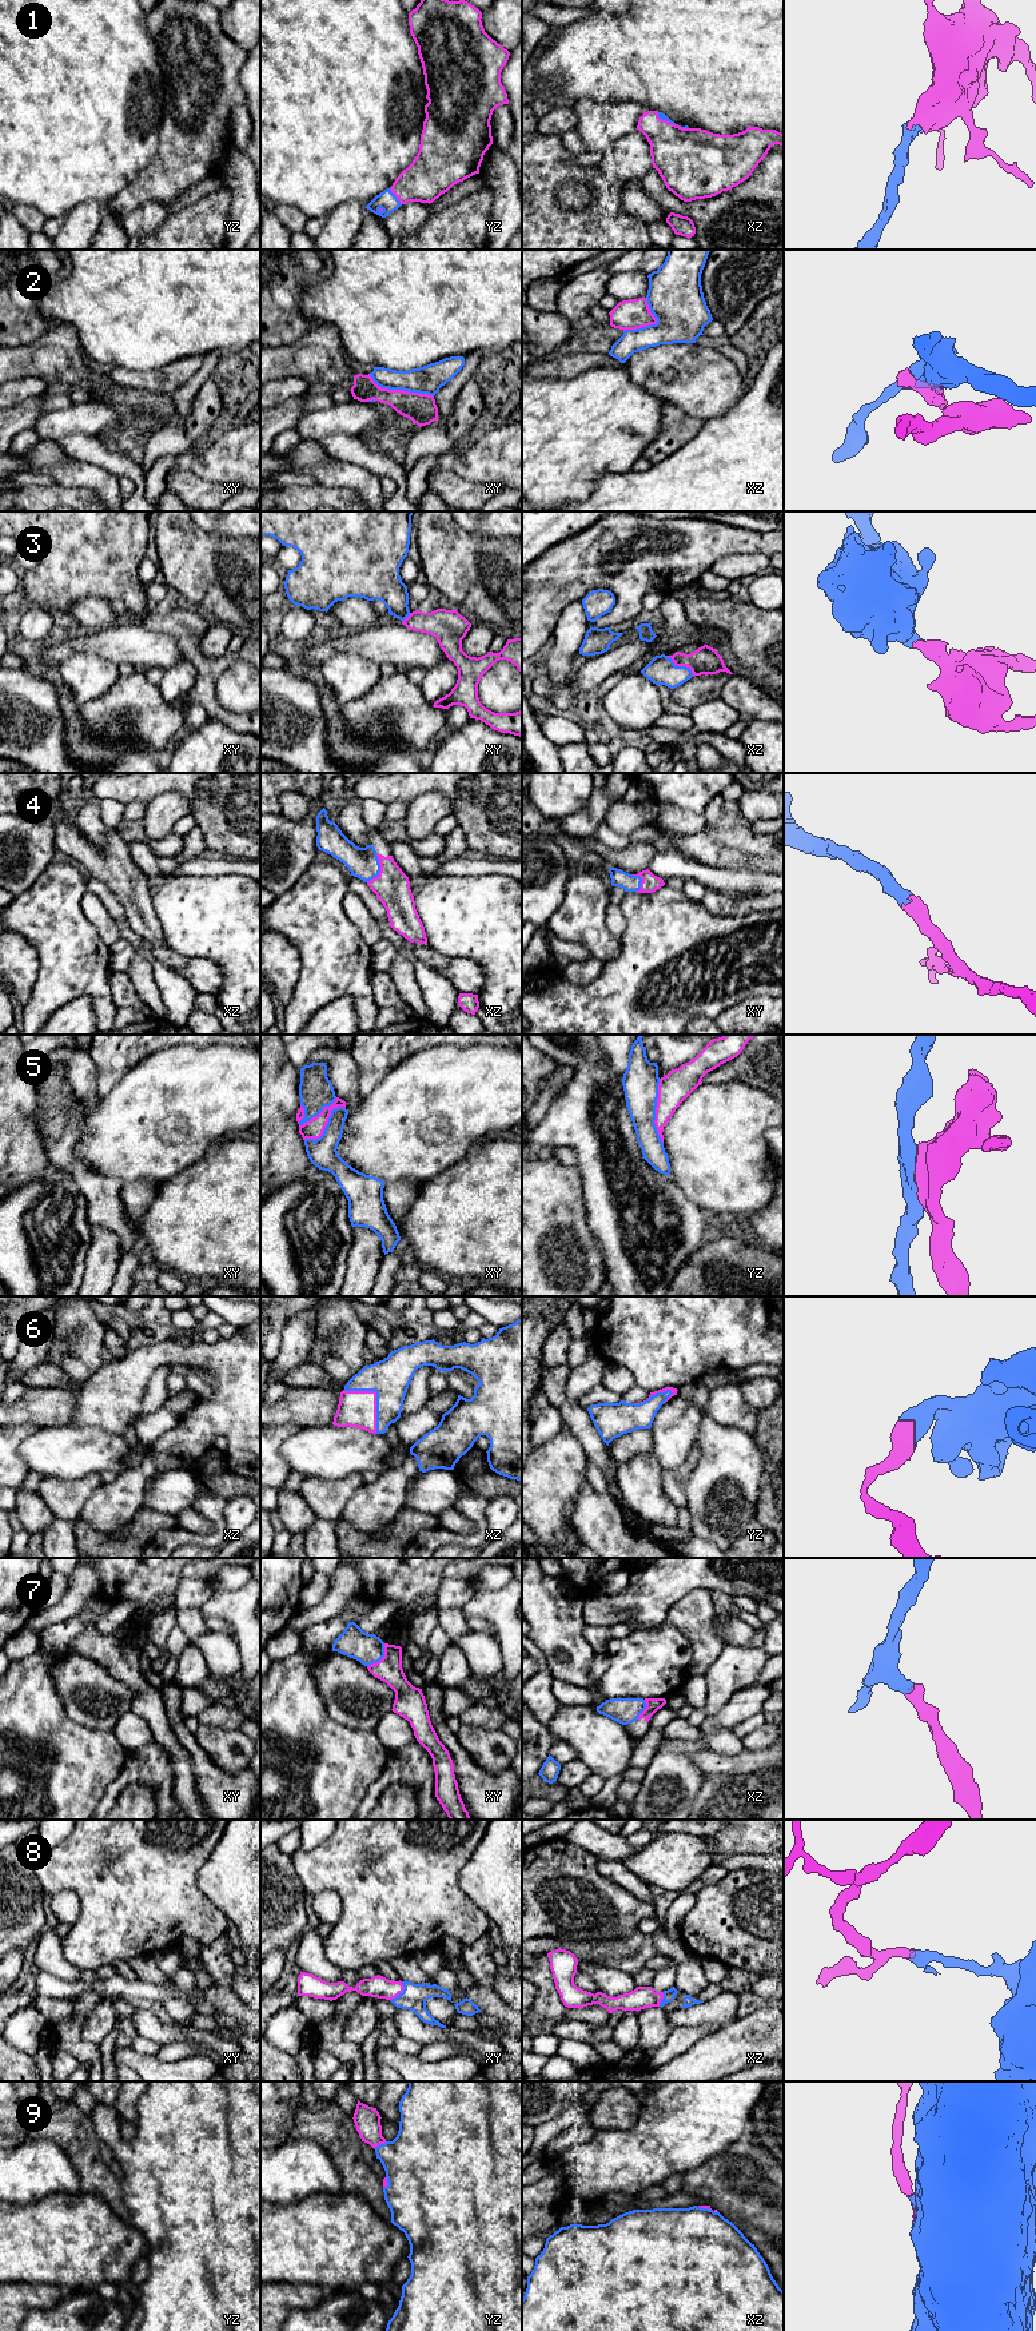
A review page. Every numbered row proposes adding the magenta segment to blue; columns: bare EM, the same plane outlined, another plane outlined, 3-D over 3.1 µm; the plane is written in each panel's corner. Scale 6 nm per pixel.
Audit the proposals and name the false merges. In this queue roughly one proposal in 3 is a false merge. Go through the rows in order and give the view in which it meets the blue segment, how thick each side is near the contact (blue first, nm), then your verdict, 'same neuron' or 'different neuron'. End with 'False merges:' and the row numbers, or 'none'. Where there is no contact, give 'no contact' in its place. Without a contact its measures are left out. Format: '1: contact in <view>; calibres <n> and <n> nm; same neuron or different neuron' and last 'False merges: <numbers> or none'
1: contact in yz; calibres 120 and 260 nm; same neuron
2: contact in xy; calibres 170 and 180 nm; different neuron
3: contact in xz; calibres 180 and 170 nm; same neuron
4: contact in xz; calibres 180 and 220 nm; same neuron
5: contact in yz; calibres 220 and 190 nm; different neuron
6: contact in xz; calibres 240 and 220 nm; same neuron
7: contact in xy; calibres 180 and 160 nm; same neuron
8: contact in xy; calibres 160 and 130 nm; same neuron
9: contact in yz; calibres 400 and 160 nm; same neuron
False merges: 2, 5

